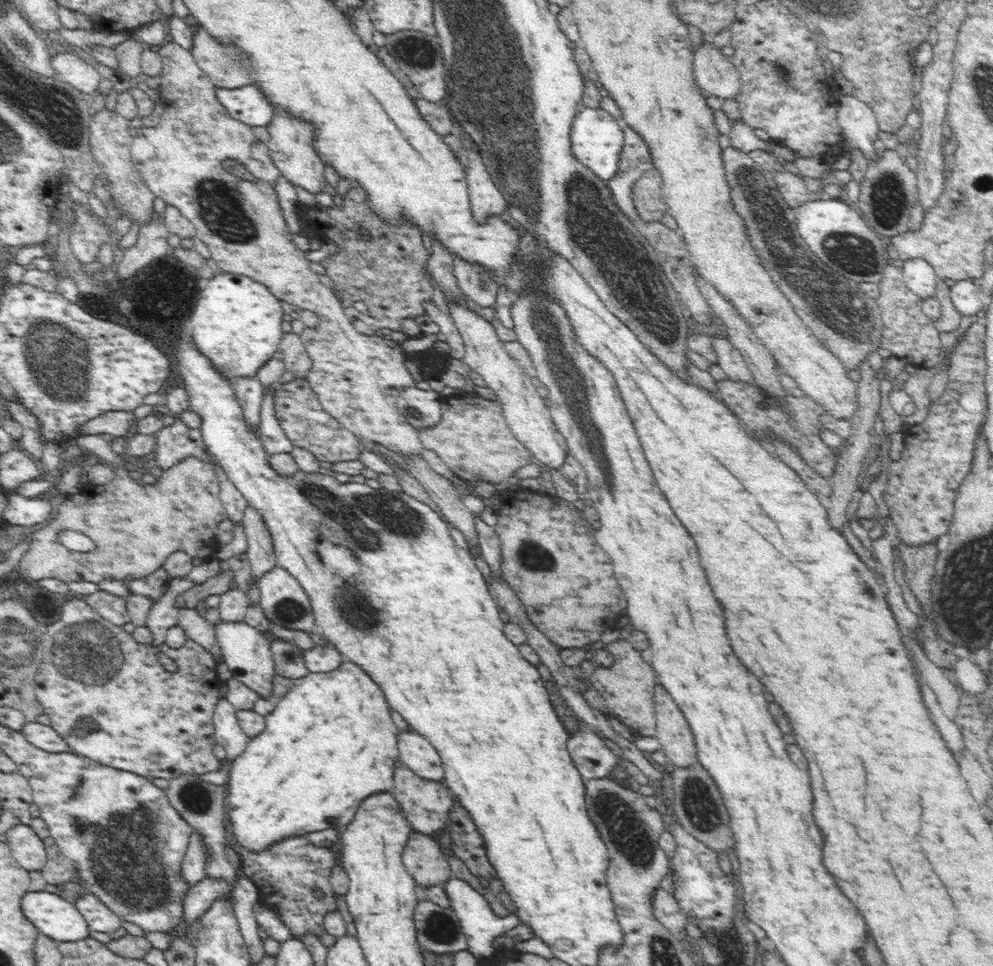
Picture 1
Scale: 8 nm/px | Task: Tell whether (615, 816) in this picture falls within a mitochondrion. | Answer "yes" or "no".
yes

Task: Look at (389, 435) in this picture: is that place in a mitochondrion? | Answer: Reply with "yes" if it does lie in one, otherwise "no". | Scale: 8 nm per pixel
no

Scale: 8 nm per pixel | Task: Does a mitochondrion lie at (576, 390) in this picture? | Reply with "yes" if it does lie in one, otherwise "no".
yes

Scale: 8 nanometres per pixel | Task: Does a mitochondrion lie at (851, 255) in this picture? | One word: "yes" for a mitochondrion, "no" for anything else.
yes

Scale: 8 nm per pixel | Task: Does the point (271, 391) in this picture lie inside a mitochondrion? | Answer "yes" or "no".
no

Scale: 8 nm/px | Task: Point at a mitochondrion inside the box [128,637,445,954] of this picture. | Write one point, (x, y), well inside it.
(194, 799)

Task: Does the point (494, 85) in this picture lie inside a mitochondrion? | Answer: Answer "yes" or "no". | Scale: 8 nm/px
yes

